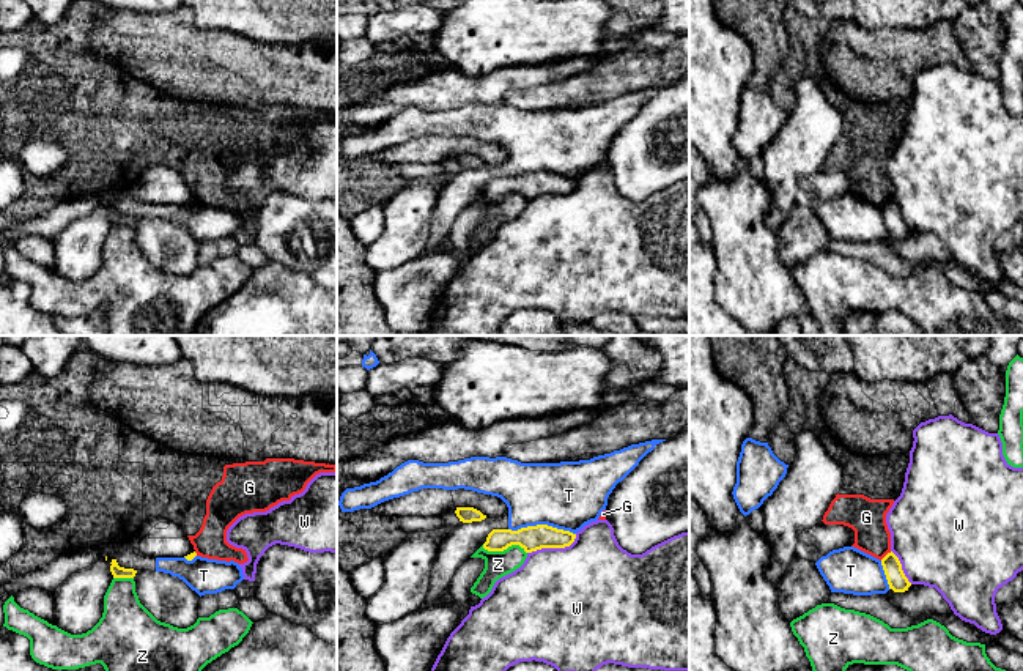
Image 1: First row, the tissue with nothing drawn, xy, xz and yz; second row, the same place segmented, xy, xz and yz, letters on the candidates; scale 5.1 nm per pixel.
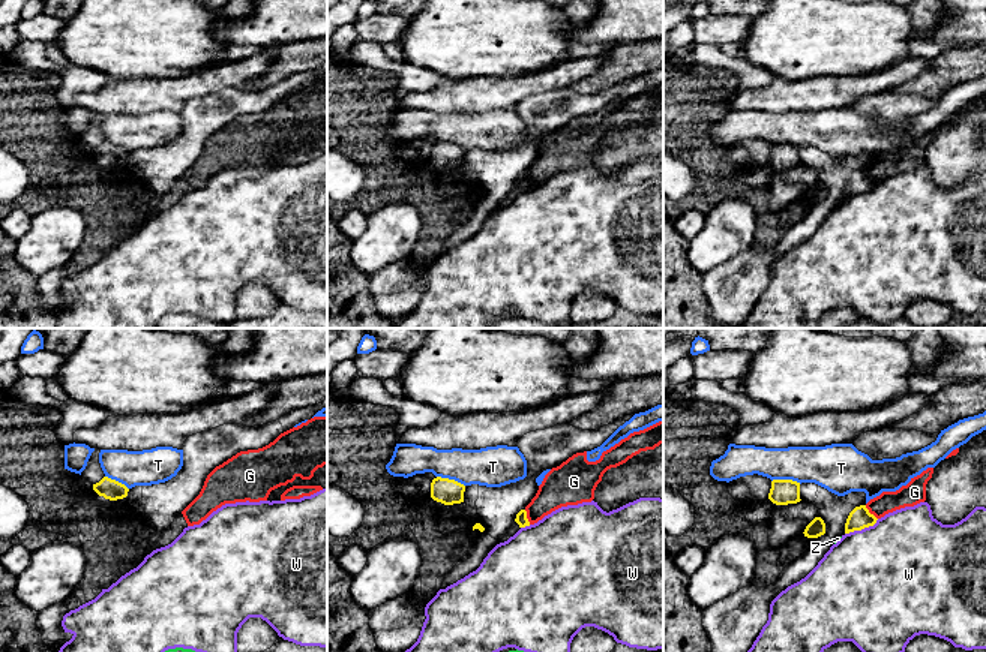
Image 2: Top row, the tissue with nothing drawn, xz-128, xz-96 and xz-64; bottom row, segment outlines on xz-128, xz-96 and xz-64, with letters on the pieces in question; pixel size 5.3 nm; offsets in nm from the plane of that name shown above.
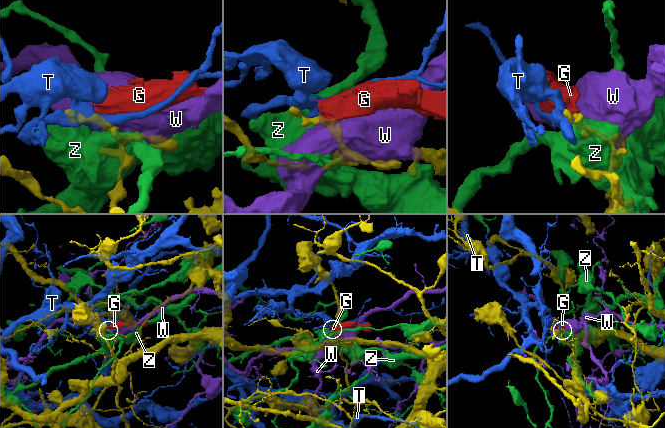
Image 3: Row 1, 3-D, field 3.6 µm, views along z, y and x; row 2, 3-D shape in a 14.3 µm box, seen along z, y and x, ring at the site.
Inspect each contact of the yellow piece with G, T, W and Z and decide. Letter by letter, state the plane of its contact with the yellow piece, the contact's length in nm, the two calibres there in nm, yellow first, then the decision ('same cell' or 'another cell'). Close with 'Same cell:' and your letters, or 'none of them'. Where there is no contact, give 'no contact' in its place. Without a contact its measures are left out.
G: contact in yz; length 80 nm; calibres 100 and 190 nm; another cell
T: contact in xz; length 340 nm; calibres 130 and 340 nm; another cell
W: contact in xz; length 280 nm; calibres 130 and 480 nm; another cell
Z: contact in xz; length 240 nm; calibres 130 and 140 nm; another cell
Same cell: none of them

